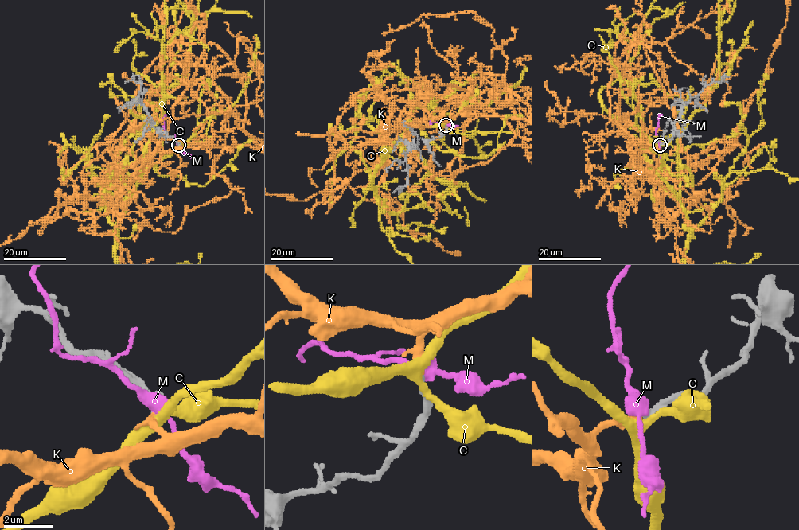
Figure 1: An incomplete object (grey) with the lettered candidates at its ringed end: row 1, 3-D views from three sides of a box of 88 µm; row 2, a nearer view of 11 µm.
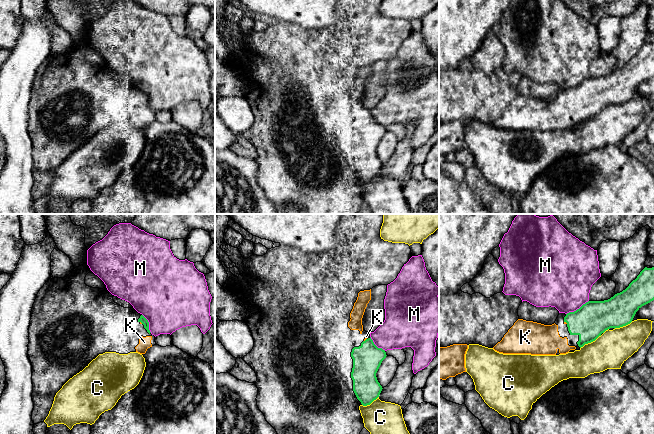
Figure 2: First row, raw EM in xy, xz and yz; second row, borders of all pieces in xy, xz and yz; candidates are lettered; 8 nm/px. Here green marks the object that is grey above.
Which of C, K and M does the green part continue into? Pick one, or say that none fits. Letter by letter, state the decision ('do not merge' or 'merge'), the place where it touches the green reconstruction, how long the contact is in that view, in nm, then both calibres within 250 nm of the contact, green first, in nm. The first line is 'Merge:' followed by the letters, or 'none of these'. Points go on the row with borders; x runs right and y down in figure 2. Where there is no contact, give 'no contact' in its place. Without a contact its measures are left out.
Merge: K
C: do not merge; contact yz (590, 342); length 200 nm; calibres 280 and 280 nm
K: merge; contact yz (566, 322); length 40 nm; calibres 280 and 20 nm
M: do not merge; contact yz (577, 309); length 220 nm; calibres 280 and 440 nm

